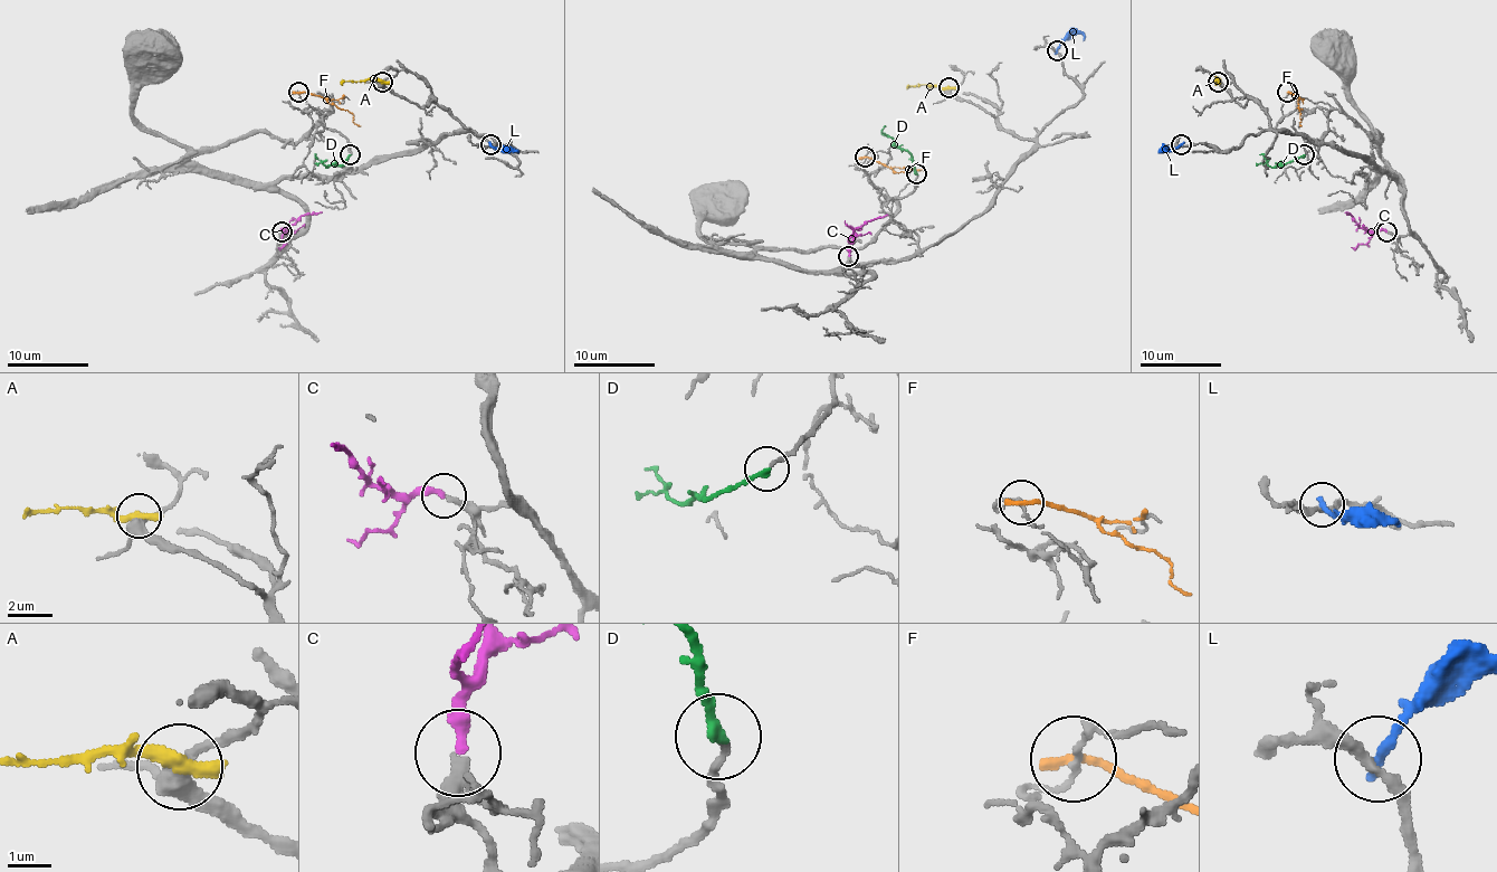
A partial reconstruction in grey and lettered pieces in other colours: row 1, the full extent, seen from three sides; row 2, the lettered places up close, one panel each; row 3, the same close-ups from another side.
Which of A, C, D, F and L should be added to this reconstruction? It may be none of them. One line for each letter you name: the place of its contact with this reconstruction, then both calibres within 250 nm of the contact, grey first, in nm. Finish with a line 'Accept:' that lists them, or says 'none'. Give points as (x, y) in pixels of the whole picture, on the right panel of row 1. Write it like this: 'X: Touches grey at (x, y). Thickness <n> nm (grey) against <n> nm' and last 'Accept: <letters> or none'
C: Touches grey at (1386, 231). Thickness 280 nm (grey) against 320 nm
D: Touches grey at (1304, 154). Thickness 160 nm (grey) against 240 nm
Accept: C, D

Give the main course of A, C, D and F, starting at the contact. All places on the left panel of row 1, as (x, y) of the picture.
A: (382, 83), (350, 81), (340, 85)
C: (283, 231), (303, 215), (322, 211)
D: (350, 154), (342, 164), (327, 167), (315, 162), (320, 162)
F: (299, 93), (323, 97), (345, 110), (360, 125)

